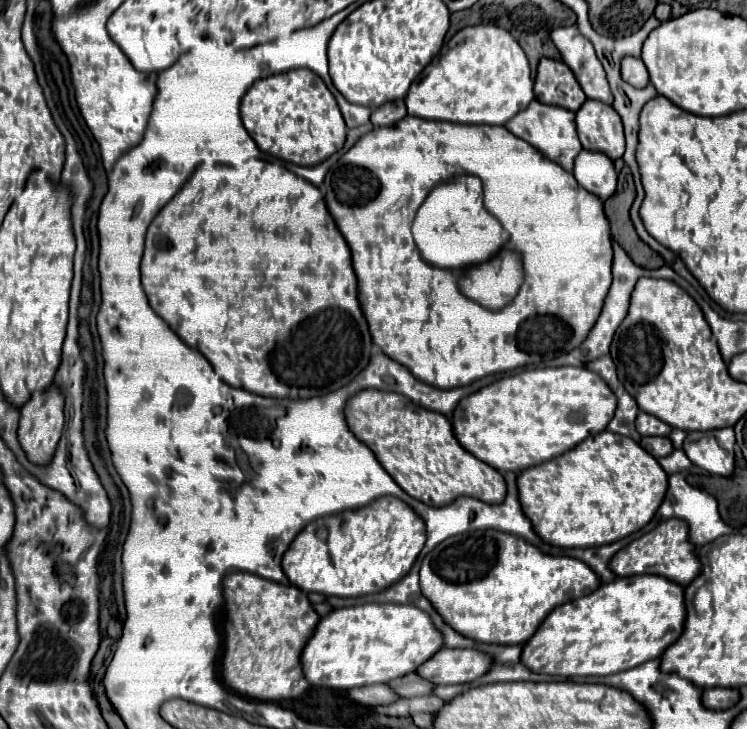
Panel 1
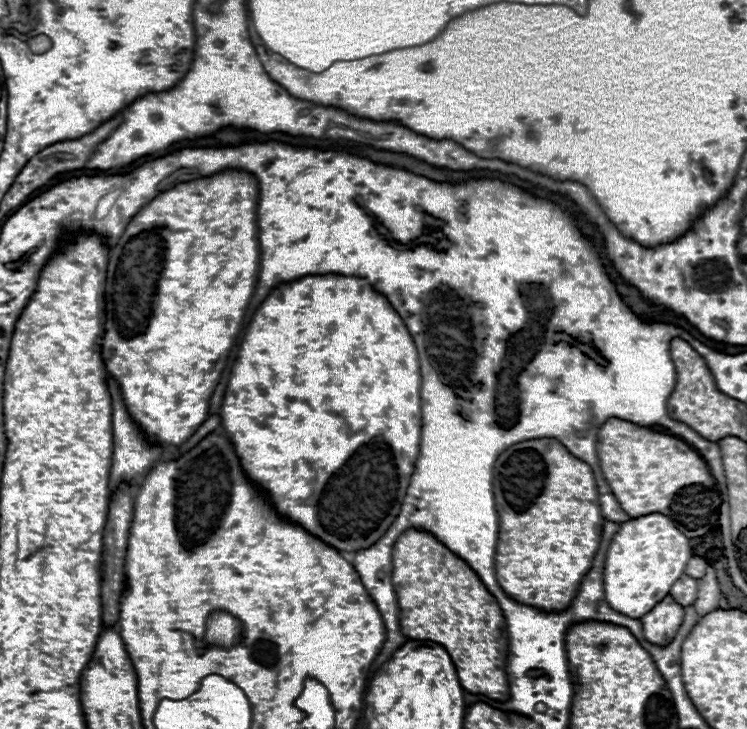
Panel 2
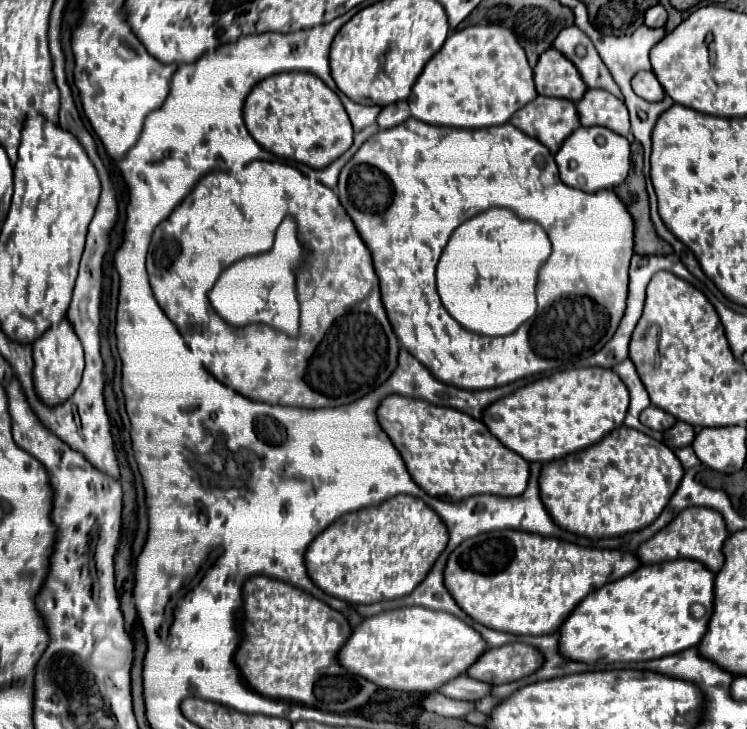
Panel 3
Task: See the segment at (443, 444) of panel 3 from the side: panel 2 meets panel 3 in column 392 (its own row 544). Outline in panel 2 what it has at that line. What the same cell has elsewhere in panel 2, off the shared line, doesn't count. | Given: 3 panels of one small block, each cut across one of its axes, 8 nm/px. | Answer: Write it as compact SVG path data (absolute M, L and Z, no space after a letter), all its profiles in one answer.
M408 528L394 544L392 584L400 606L400 630L410 640L436 640L448 648L460 684L492 700L508 698L506 618L480 576L428 530Z

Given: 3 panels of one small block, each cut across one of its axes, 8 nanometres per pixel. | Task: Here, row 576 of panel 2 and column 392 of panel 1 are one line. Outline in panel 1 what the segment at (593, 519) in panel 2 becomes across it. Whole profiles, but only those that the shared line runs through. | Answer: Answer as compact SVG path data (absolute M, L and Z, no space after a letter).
M384 496L370 502L364 508L344 510L332 516L322 516L320 520L312 520L308 526L302 528L302 532L292 540L292 544L284 552L282 570L288 576L290 584L300 588L302 592L318 592L324 596L376 594L408 574L424 542L426 542L426 526L414 514L414 510L398 498Z

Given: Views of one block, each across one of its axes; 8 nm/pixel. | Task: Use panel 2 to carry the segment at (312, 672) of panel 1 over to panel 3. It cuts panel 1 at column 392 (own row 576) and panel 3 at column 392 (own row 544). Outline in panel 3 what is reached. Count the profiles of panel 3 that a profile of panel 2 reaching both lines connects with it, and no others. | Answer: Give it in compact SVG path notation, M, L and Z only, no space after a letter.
M408 606L364 618L356 628L352 628L350 638L344 642L336 658L344 670L366 678L380 688L434 692L440 688L436 686L438 678L440 684L444 684L464 674L484 650L486 642L482 636L462 620L456 620L456 616L422 606Z

